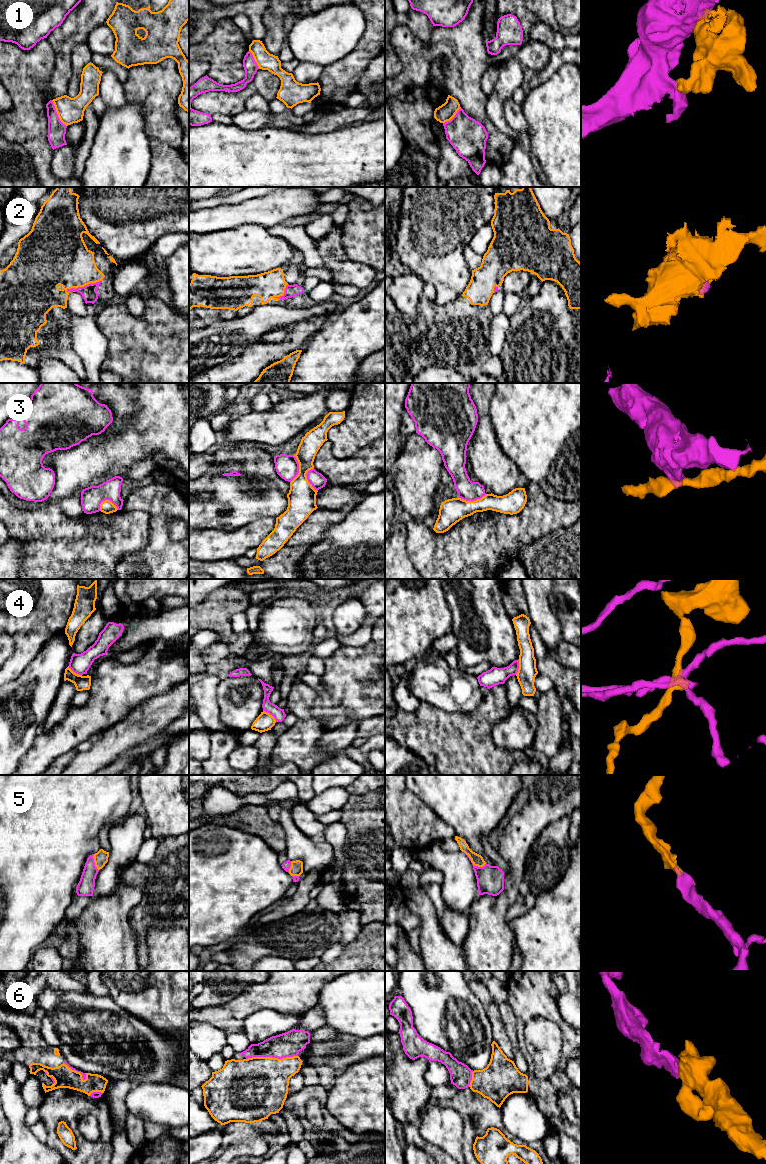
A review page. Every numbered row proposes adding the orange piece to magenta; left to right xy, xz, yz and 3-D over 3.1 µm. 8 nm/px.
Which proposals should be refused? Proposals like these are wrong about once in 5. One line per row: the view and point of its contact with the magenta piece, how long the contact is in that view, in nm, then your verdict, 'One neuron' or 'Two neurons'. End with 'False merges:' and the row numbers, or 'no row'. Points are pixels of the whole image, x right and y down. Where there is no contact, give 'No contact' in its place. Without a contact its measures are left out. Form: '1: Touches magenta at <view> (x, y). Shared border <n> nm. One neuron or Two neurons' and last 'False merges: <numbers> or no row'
1: Touches magenta at xy (56, 113). Shared border 240 nm. Two neurons
2: Touches magenta at xy (84, 286). Shared border 300 nm. One neuron
3: Touches magenta at yz (472, 500). Shared border 240 nm. Two neurons
4: Touches magenta at yz (518, 667). Shared border 130 nm. Two neurons
5: Touches magenta at yz (475, 866). Shared border 180 nm. One neuron
6: Touches magenta at xz (271, 1056). Shared border 420 nm. One neuron
False merges: 1, 3, 4

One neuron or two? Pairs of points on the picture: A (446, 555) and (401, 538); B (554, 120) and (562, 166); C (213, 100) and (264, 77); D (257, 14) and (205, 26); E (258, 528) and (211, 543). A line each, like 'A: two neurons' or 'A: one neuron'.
A: two neurons
B: one neuron
C: one neuron
D: one neuron
E: one neuron

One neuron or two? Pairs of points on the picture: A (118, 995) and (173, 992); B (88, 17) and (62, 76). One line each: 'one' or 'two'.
A: one
B: one

